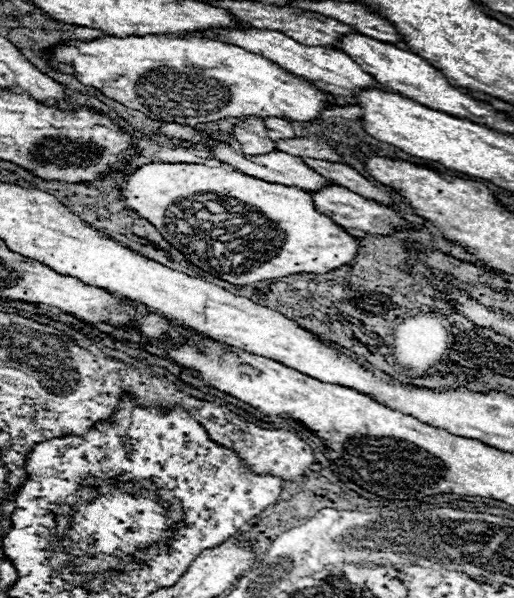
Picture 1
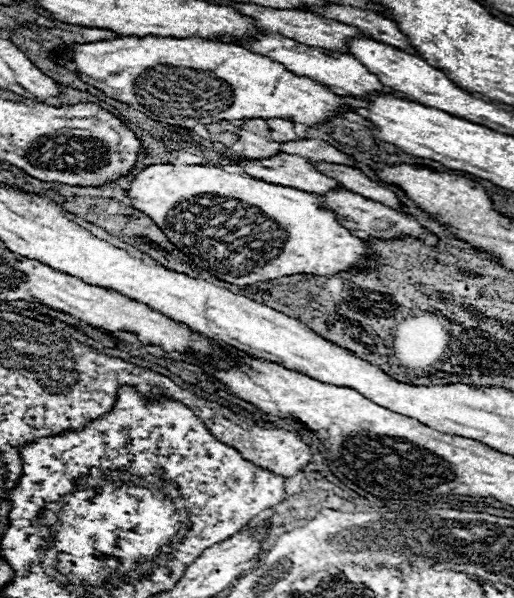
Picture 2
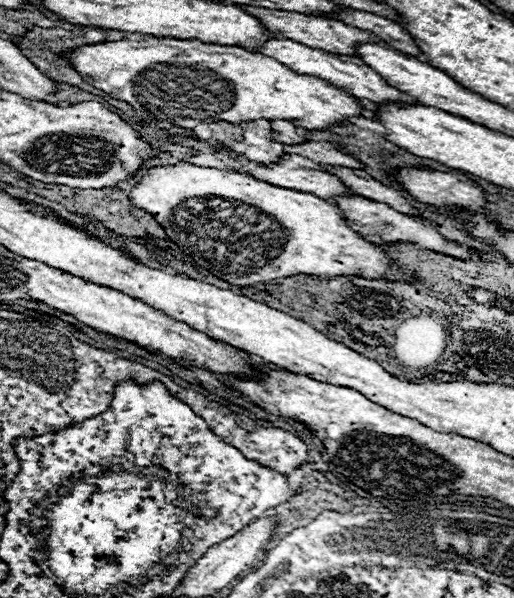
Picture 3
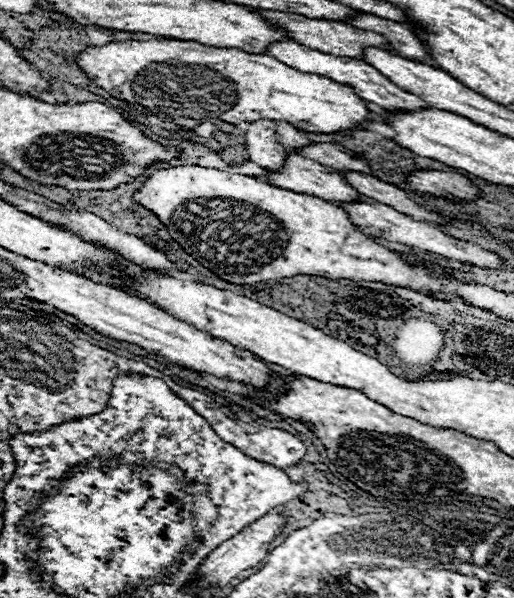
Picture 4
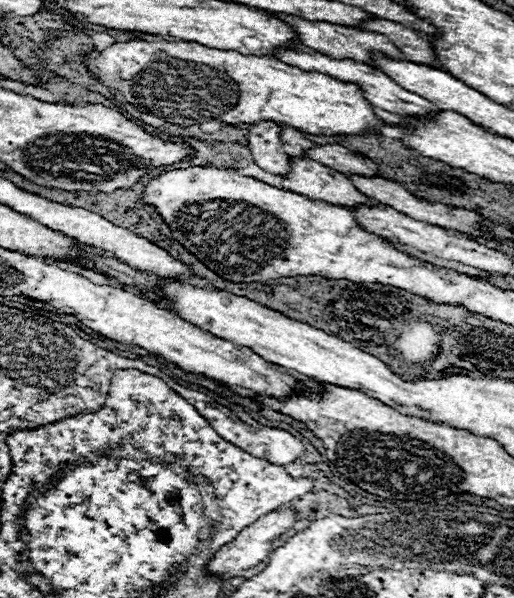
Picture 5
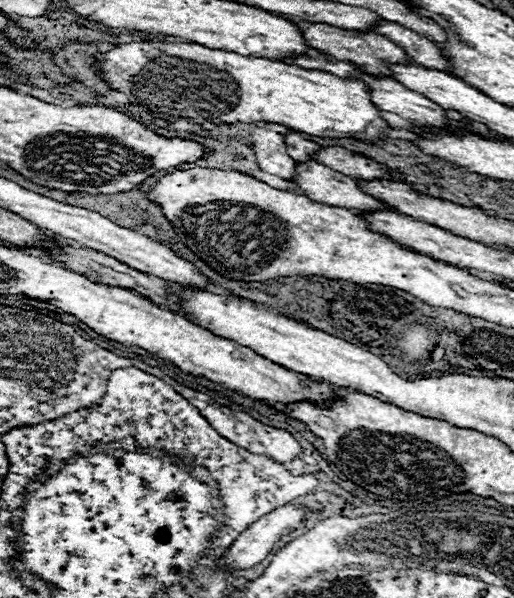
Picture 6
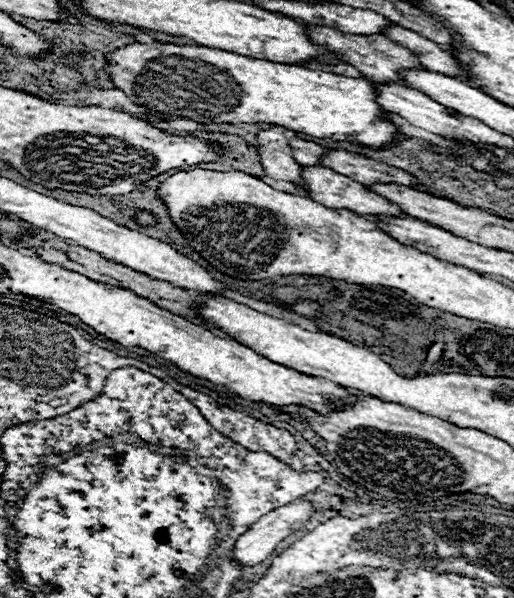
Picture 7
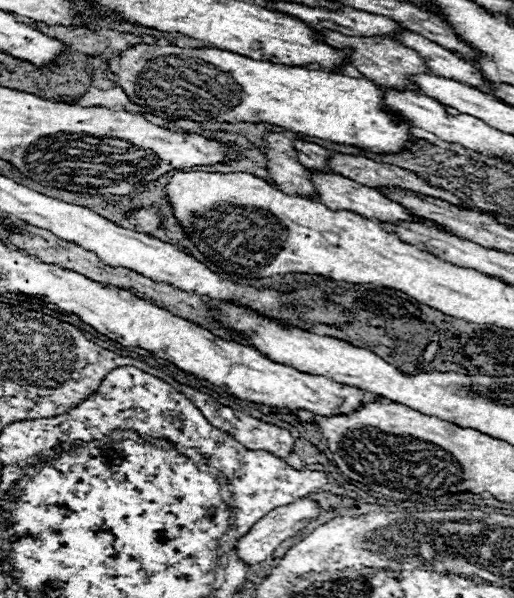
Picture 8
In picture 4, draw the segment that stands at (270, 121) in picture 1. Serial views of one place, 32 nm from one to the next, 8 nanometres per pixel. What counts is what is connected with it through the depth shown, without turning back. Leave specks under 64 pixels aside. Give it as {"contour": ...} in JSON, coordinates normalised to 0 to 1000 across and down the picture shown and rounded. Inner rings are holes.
{"contour":[[[537,204],[537,221],[541,221],[541,234],[549,244],[556,247],[580,247],[580,244],[595,244],[603,241],[603,234],[584,224],[568,207],[560,204]]]}

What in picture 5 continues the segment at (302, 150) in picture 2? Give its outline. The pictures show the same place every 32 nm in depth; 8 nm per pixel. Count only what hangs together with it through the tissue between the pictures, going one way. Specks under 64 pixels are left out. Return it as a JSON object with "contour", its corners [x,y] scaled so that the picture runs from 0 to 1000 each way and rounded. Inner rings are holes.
{"contour":[[[615,241],[591,254],[595,264],[615,268],[638,281],[650,281],[665,291],[704,291],[704,294],[732,294],[732,274],[704,261],[677,254],[669,244],[658,241]]]}

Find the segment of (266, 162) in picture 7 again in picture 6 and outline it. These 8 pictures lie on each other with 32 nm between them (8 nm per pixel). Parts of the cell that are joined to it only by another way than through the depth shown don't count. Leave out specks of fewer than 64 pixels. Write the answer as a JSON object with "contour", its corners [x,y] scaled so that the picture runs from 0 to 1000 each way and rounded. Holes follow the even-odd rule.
{"contour":[[[514,204],[510,211],[490,217],[490,241],[498,271],[514,288],[564,301],[572,291],[572,268],[556,254],[553,241],[556,214],[545,207]]]}

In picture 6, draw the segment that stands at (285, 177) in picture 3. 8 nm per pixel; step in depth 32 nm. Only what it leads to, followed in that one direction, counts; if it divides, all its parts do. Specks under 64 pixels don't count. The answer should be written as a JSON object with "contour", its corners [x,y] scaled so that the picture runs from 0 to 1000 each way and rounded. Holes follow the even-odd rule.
{"contour":[[[576,271],[576,291],[560,301],[568,318],[626,334],[626,341],[681,348],[681,351],[735,351],[755,348],[747,338],[708,324],[681,294],[669,294],[619,271]]]}

